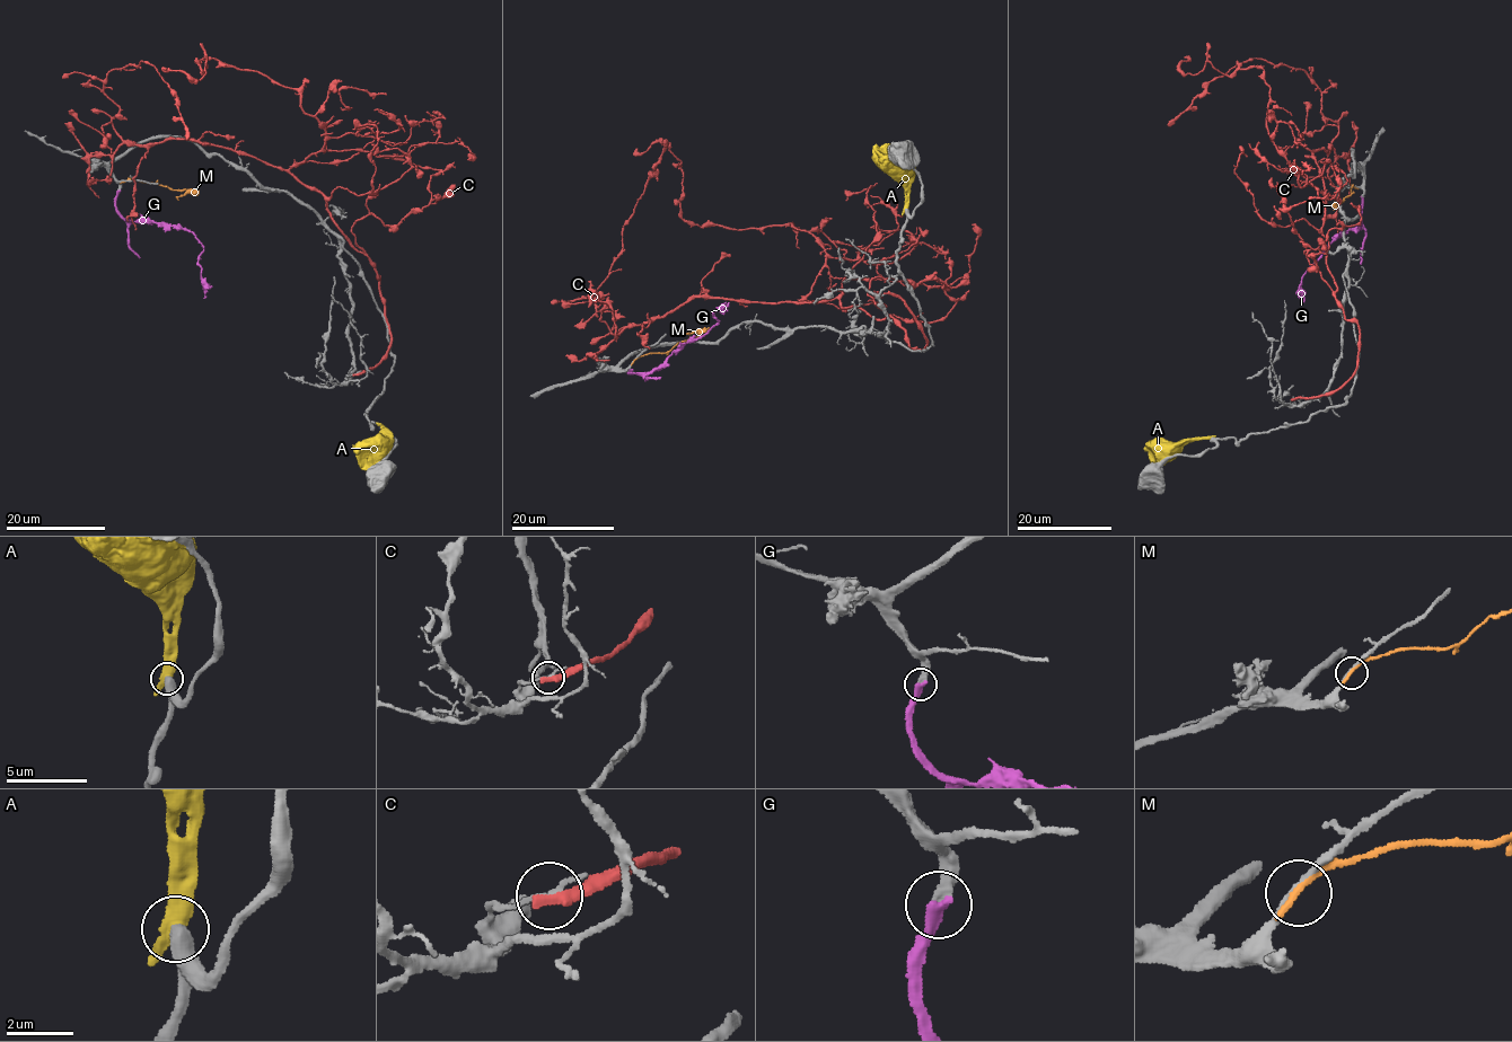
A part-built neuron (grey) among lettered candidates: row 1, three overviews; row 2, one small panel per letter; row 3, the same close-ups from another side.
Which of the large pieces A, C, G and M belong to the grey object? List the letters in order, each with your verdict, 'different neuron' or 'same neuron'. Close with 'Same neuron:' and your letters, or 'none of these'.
A: different neuron
C: different neuron
G: same neuron
M: different neuron
Same neuron: G

